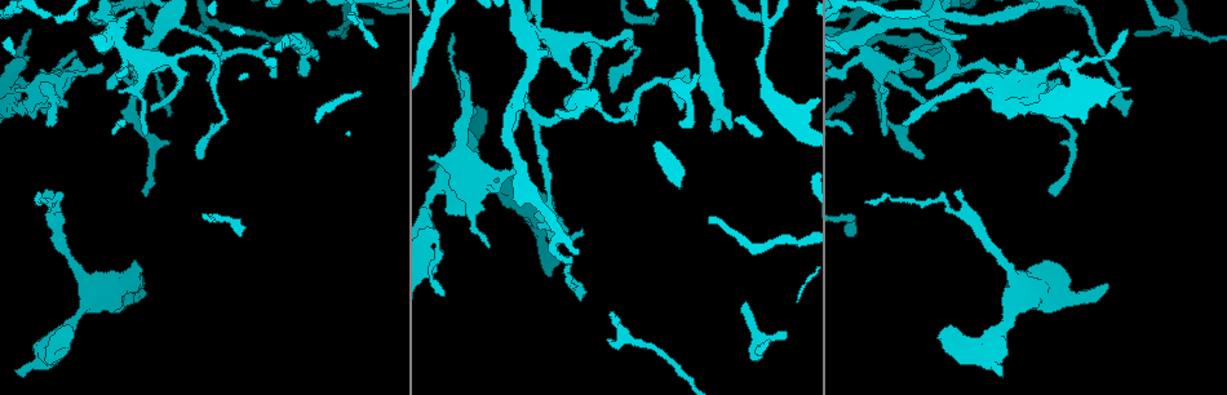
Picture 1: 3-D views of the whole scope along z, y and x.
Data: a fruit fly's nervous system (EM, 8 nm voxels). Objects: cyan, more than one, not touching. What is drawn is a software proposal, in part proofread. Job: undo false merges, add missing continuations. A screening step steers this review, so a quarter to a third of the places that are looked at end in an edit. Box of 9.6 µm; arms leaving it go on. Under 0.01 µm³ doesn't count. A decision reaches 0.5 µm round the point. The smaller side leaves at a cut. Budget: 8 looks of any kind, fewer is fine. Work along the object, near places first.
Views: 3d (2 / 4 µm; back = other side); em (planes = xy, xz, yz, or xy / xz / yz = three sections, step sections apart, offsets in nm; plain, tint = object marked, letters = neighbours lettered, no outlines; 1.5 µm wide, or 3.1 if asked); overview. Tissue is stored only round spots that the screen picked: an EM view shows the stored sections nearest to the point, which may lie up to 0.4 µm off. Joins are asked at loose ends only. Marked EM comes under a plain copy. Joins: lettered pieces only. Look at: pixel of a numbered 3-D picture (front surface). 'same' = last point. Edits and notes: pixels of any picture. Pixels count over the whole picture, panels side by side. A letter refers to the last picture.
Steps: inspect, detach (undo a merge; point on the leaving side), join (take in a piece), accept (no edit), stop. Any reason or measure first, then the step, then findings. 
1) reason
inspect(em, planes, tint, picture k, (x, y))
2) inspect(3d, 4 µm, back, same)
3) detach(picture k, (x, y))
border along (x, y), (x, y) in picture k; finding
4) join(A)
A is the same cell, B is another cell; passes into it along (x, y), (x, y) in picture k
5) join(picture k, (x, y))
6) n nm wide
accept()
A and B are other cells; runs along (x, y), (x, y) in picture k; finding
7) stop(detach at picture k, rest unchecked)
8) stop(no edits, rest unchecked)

branch stops here
inspect(em, planes, letters, picture 1, (993, 108))

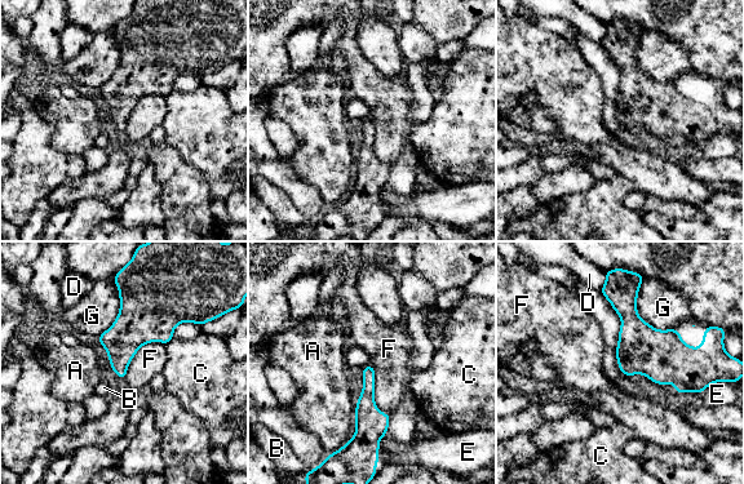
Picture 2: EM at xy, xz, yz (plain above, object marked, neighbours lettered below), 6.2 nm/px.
accept()
A, B, C, D, E, F and G are other cells; border along (159, 341), (136, 352), (123, 380) in picture 2; no lettered piece goes on from it

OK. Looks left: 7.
an open end
inspect(3d, 2 µm, picture 1, (1055, 196))

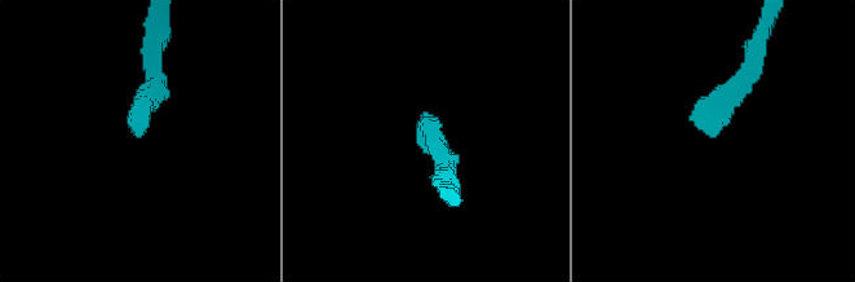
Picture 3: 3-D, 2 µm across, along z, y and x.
inspect(em, xy, step 4, letters, picture 3, (710, 132))

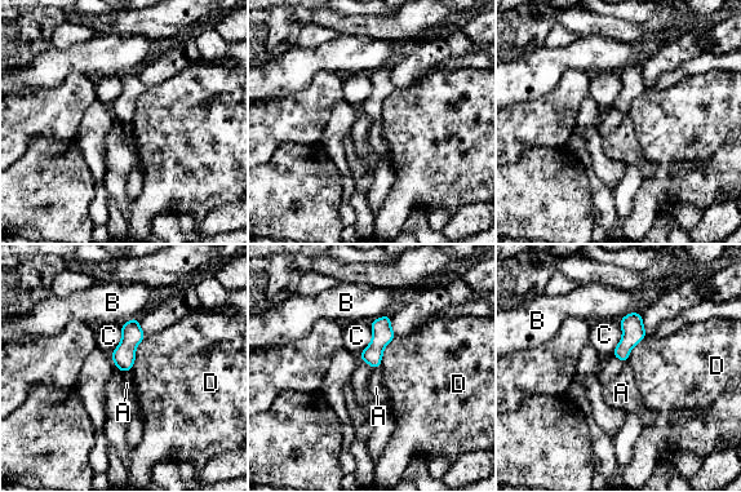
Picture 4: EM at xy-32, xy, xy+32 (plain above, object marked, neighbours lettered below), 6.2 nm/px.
inspect(em, planes, letters, same)

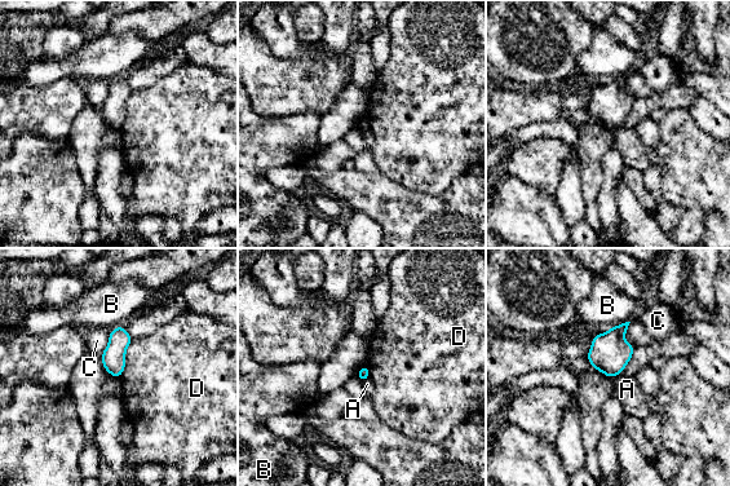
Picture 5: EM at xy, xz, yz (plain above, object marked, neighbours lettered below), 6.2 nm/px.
accept()
A, B, C and D are other cells; border along (622, 371), (611, 378) in picture 5; no lettered piece goes on from it

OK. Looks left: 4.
inspect(3d, 4 µm, picture 1, (903, 123))

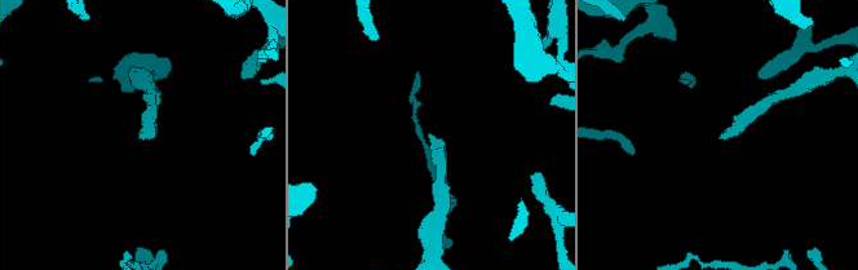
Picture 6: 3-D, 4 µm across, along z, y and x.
now the EM
inspect(em, xz, step 8, letters, picture 6, (720, 136))

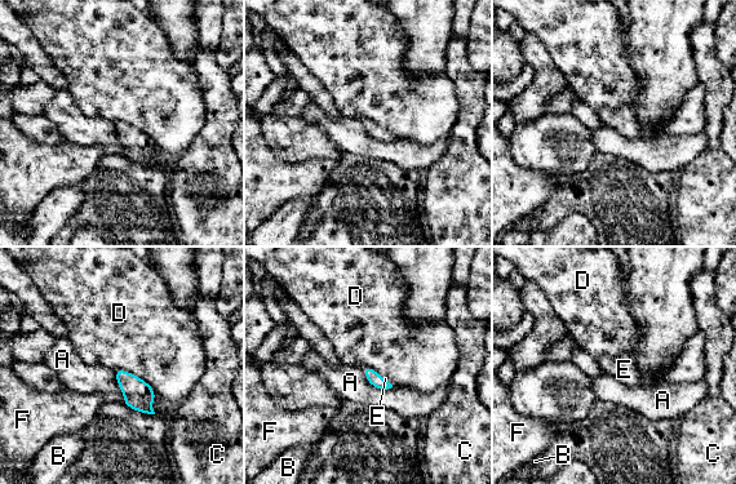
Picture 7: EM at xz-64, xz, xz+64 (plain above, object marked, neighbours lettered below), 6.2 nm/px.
inspect(em, yz, step 4, letters, same)

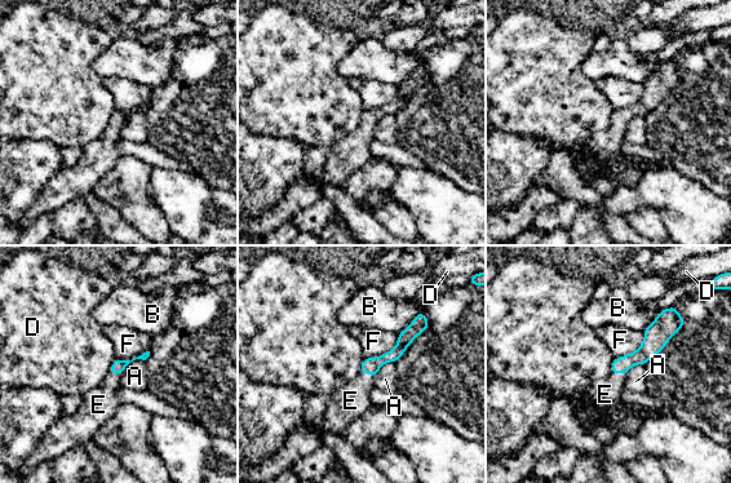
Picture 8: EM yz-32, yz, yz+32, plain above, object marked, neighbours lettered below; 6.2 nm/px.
join(E)
E is the same cell, A, B, D and F are other cells; it goes on there

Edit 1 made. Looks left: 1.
stop(join at picture 8, rest unchecked)

